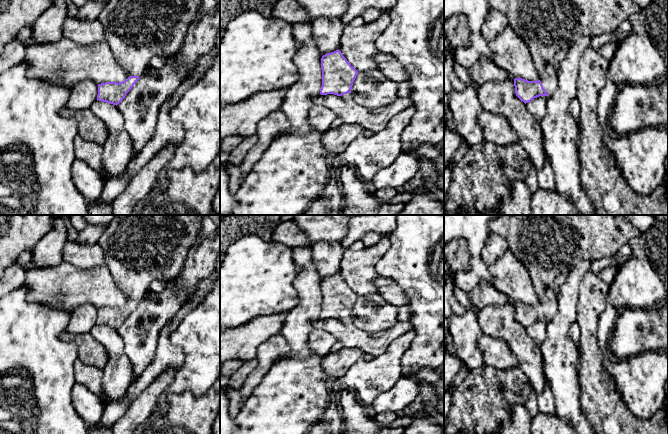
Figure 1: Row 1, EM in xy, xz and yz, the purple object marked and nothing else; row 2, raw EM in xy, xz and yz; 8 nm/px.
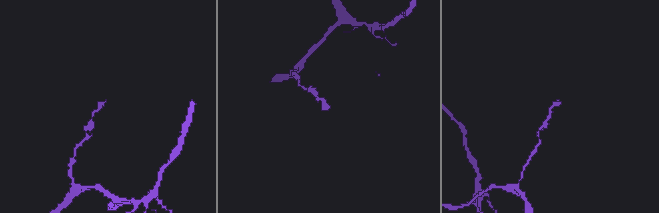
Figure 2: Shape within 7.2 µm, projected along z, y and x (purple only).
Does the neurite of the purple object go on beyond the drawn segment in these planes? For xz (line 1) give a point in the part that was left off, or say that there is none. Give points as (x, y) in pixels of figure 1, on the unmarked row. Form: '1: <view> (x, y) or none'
1: xz (348, 321)

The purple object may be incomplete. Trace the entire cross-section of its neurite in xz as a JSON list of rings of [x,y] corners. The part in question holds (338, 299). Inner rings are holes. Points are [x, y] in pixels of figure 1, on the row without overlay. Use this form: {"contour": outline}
{"contour": [[[340,274],[327,277],[321,282],[321,319],[334,318],[346,325],[353,325],[351,313],[358,295],[347,285]]]}

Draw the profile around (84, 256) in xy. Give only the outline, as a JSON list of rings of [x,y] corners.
[[[68,241],[63,249],[63,261],[81,269],[105,265],[104,252],[98,243],[79,244]]]

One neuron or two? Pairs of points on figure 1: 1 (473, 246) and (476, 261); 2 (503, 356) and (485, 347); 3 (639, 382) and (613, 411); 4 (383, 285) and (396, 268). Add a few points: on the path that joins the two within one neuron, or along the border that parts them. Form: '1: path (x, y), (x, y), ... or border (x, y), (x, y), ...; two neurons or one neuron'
1: path (475, 250), (476, 257); one neuron
2: path (499, 355), (489, 347); one neuron
3: border (612, 379), (618, 388), (621, 399), (638, 418); two neurons
4: border (379, 276), (393, 279), (406, 293); two neurons

